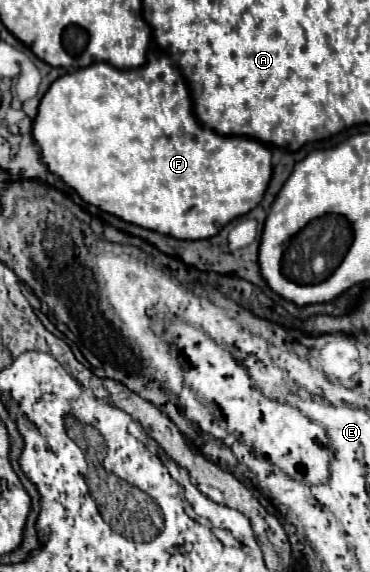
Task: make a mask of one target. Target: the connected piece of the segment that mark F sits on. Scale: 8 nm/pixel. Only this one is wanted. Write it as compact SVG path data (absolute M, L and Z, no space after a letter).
M151 54L143 66L133 68L133 70L117 70L117 68L111 68L111 64L93 62L87 68L79 68L75 72L69 72L69 74L57 78L39 102L37 116L31 126L31 134L39 146L41 162L47 166L47 170L51 174L55 174L57 178L61 178L69 188L73 188L81 196L83 202L93 204L99 210L113 214L123 222L129 222L129 224L135 224L135 226L141 226L147 230L155 230L159 234L167 234L167 236L173 236L179 240L201 240L201 238L215 236L227 222L247 214L251 208L255 208L261 202L261 198L267 190L269 178L271 178L271 150L265 144L259 144L257 140L241 138L241 136L219 136L217 132L201 126L195 120L187 84L183 80L183 76L179 76L179 70L163 54Z

